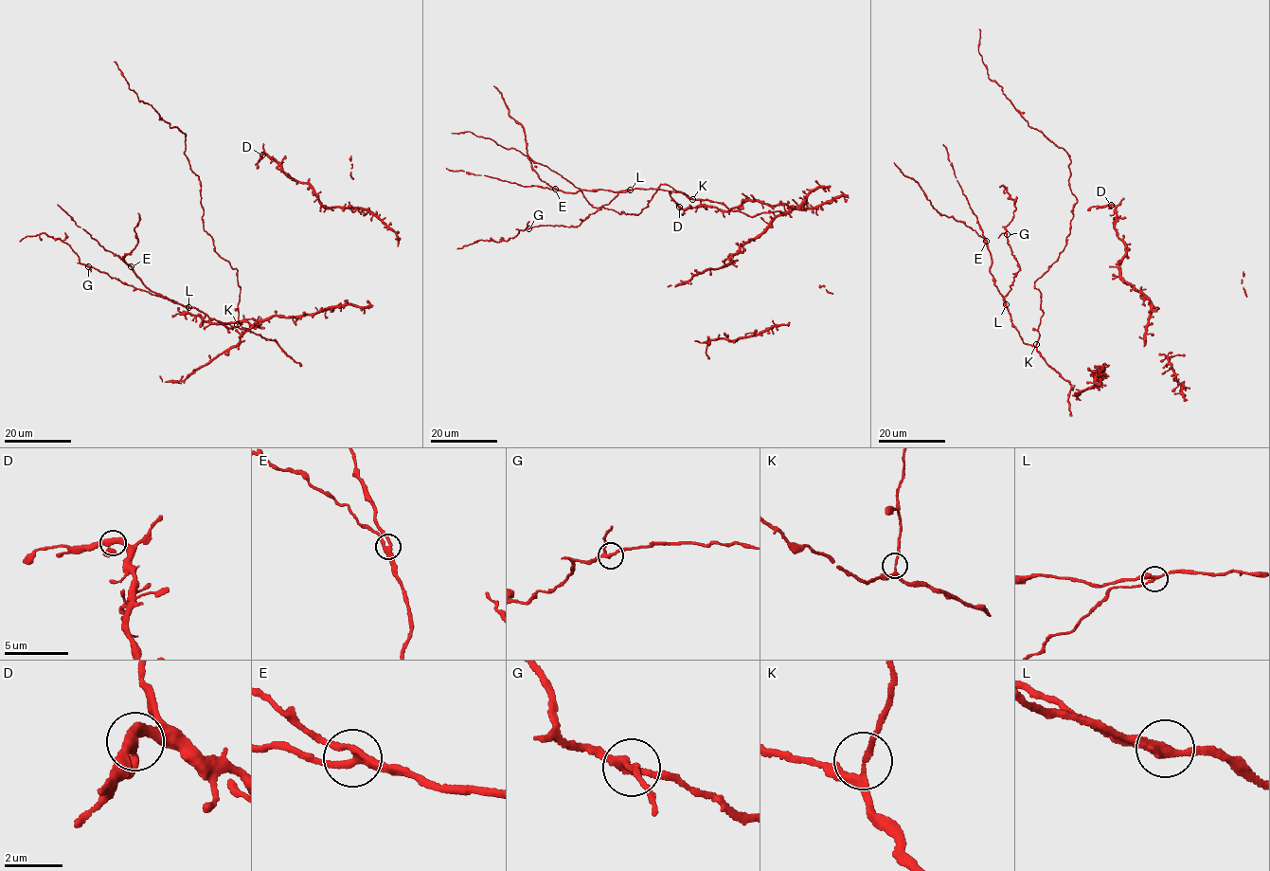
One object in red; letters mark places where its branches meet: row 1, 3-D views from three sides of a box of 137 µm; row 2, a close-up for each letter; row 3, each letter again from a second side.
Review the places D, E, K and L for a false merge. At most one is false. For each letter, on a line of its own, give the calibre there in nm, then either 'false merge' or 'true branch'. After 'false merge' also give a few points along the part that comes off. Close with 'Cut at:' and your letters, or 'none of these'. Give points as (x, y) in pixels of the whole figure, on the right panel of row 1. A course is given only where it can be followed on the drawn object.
D: 360 nm thick; true branch
E: 280 nm thick; true branch
K: 180 nm thick; true branch
L: 240 nm thick; false merge; foreign part runs (1006, 305), (1004, 298), (1020, 269), (1005, 232), (1015, 208), (1014, 201), (1007, 189), (1002, 185), (1000, 188)
Cut at: L

